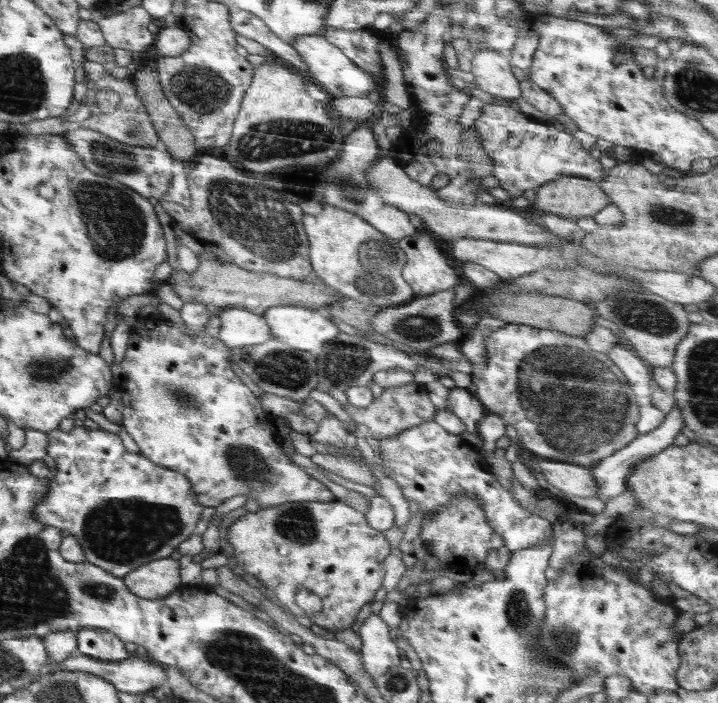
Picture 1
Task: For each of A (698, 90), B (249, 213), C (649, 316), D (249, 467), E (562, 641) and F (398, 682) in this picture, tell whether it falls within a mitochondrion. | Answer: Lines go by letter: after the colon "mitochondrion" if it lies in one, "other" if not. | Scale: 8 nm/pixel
A: mitochondrion
B: mitochondrion
C: mitochondrion
D: mitochondrion
E: mitochondrion
F: mitochondrion

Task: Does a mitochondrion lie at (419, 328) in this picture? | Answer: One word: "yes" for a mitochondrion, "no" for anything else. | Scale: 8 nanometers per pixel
yes

